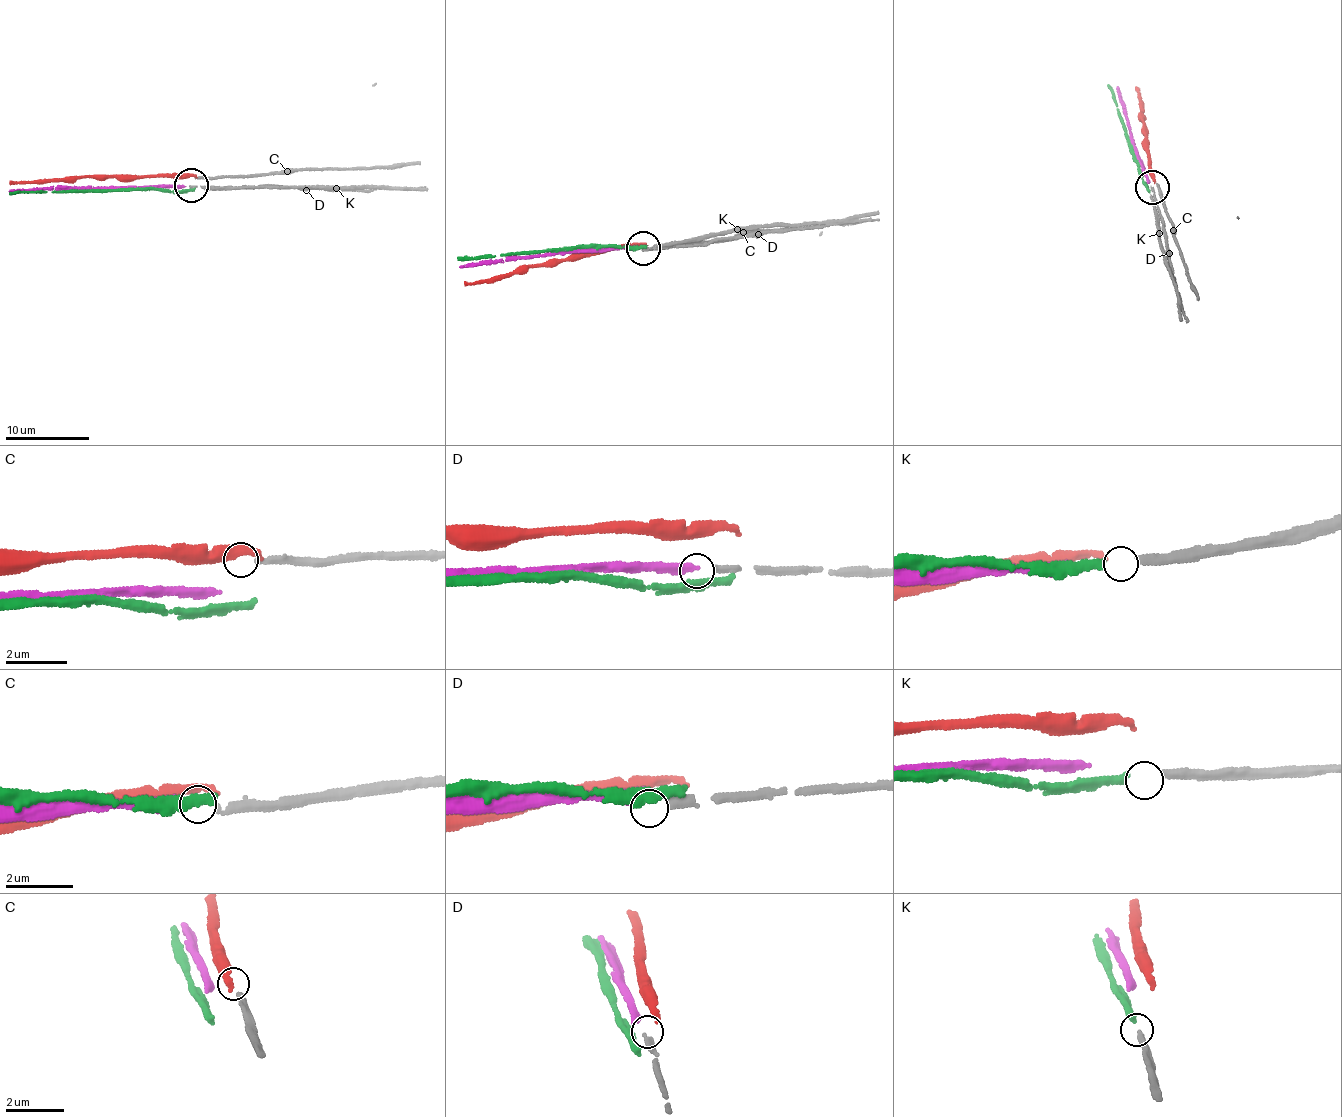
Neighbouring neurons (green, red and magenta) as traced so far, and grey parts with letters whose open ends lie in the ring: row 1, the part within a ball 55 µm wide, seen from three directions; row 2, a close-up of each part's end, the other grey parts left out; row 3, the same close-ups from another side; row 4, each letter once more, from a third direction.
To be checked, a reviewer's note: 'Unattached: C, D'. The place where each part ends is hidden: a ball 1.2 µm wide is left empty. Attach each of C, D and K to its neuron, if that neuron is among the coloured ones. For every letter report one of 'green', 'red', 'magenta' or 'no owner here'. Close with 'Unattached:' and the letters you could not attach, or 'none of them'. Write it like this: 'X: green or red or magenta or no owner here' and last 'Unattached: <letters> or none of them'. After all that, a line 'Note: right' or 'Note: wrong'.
C: no owner here
D: no owner here
K: green
Unattached: C, D
Note: right

